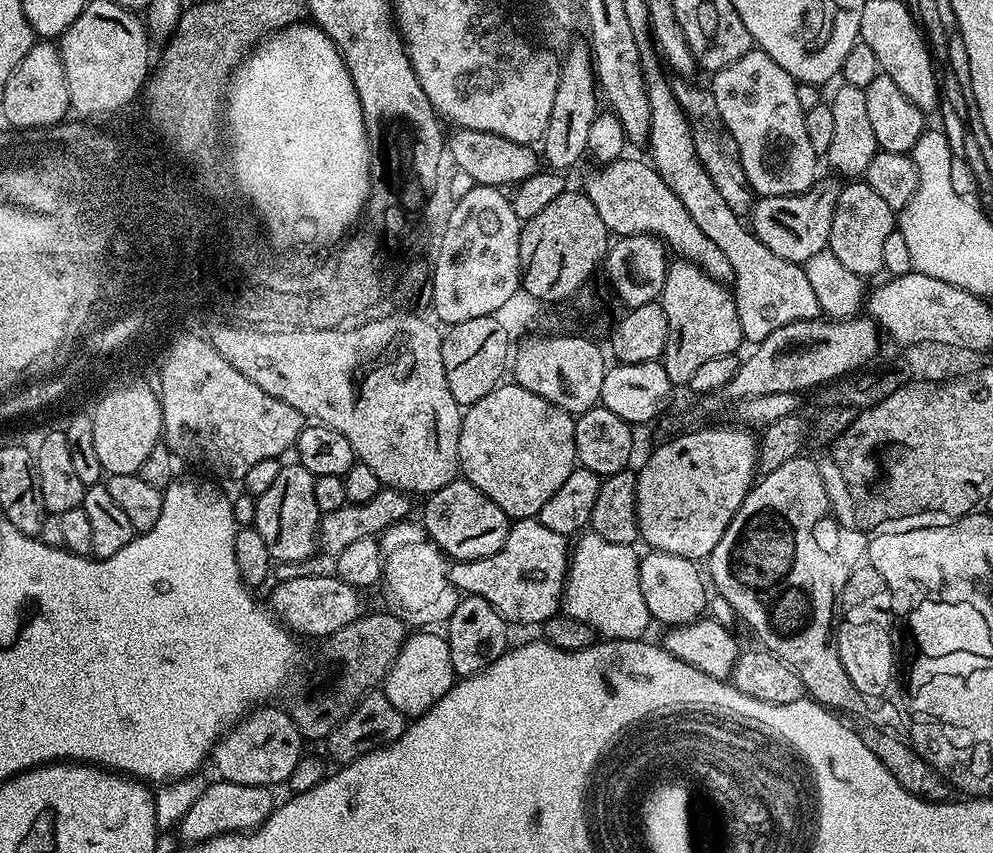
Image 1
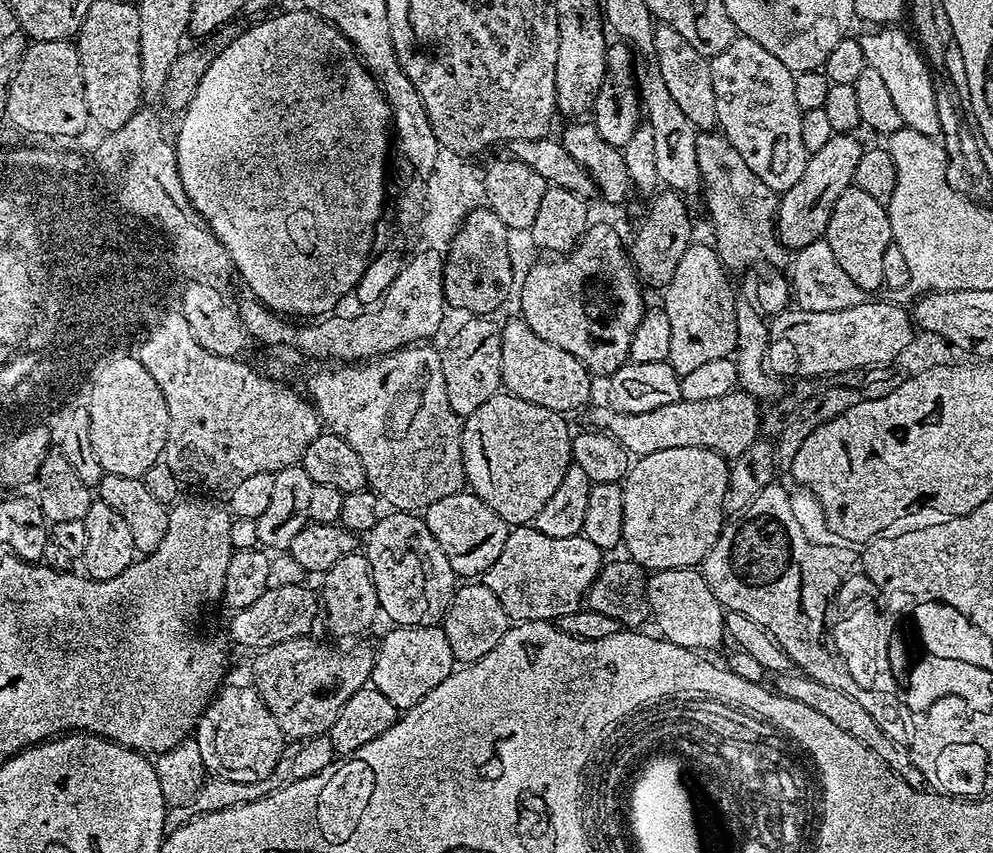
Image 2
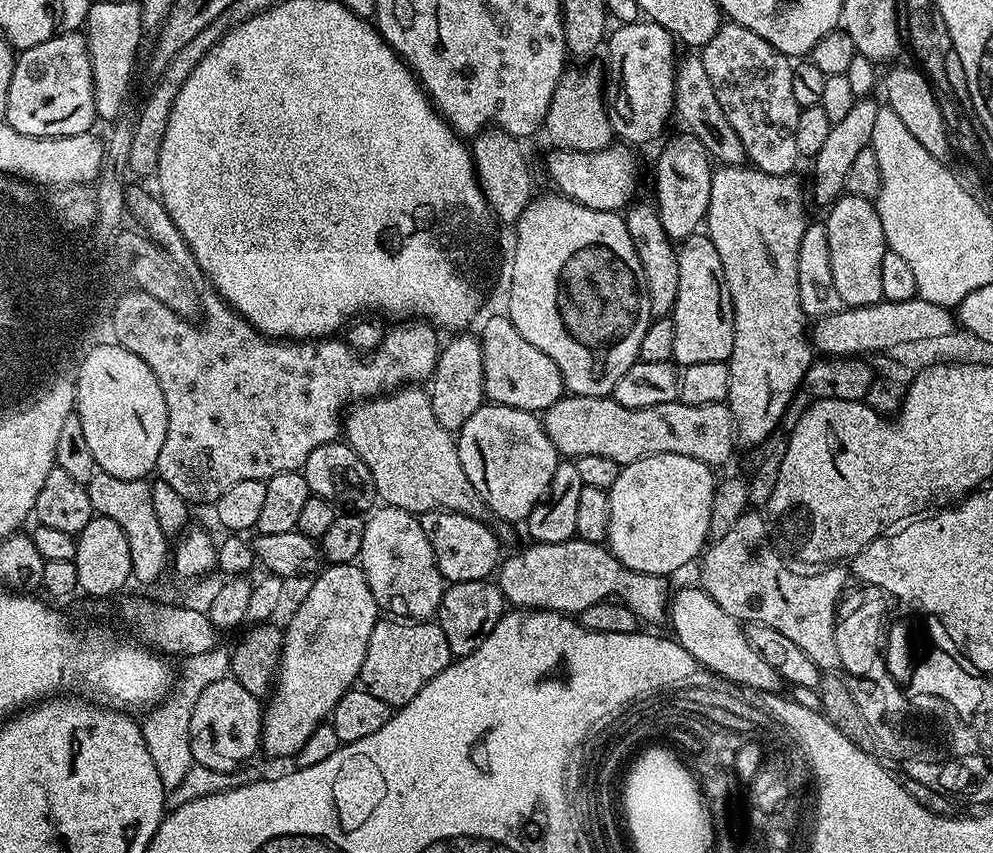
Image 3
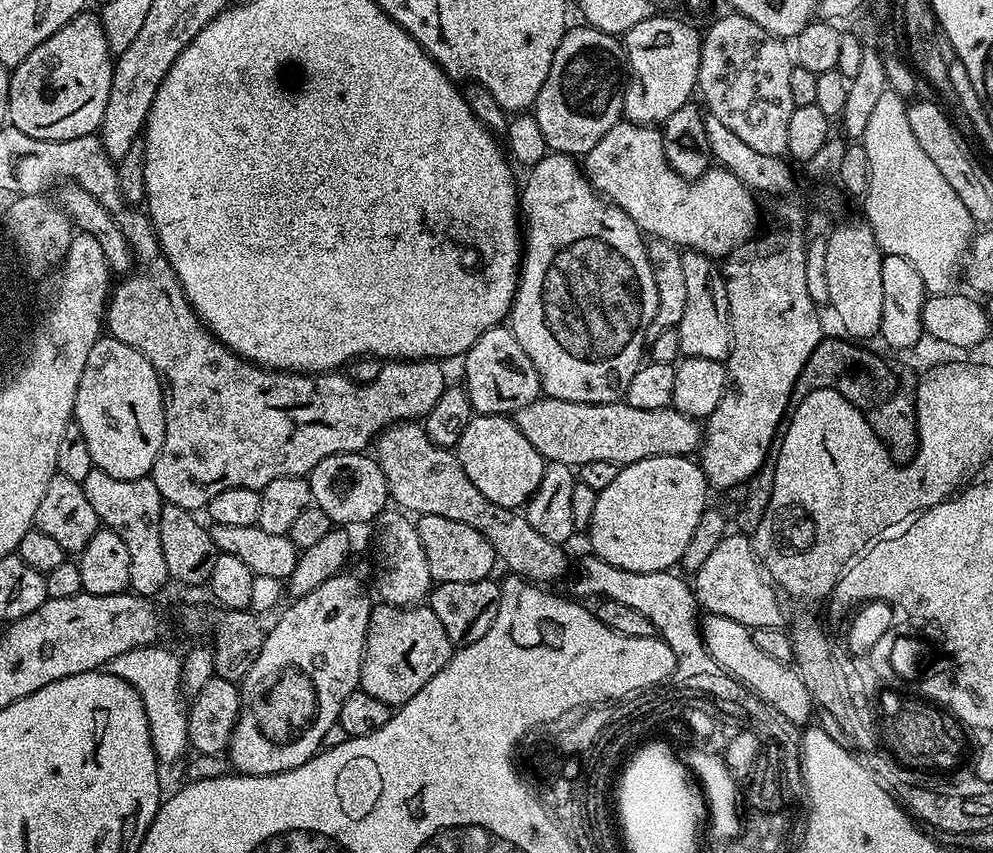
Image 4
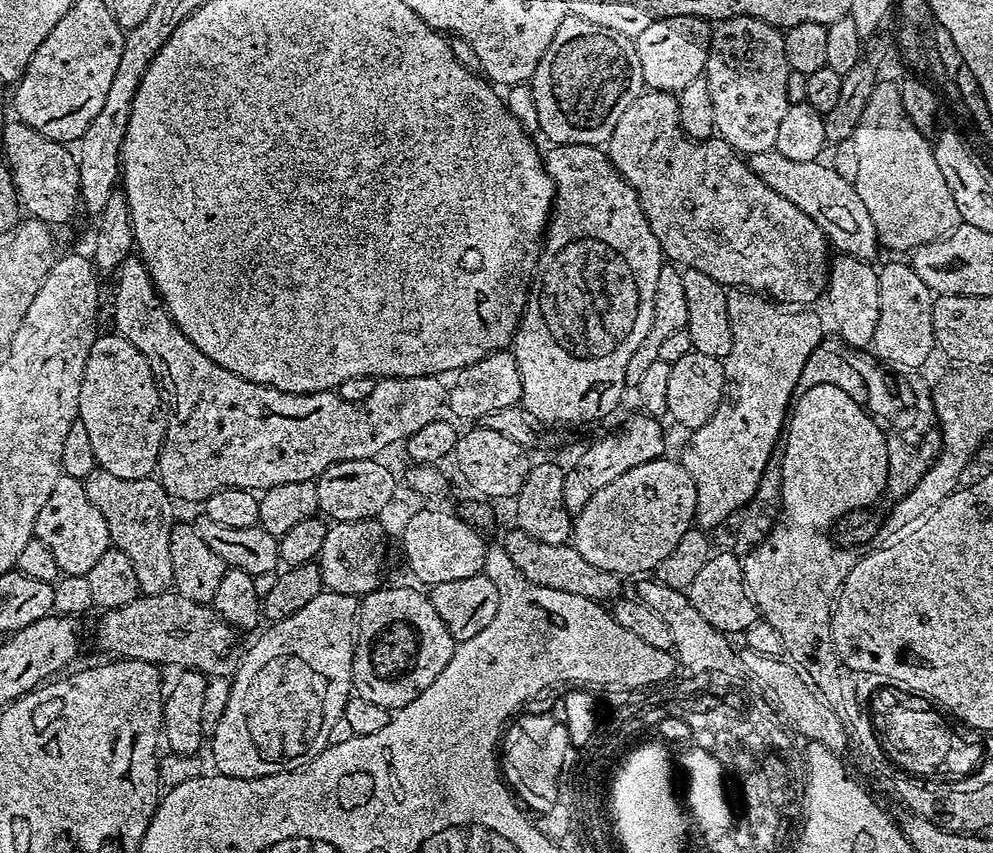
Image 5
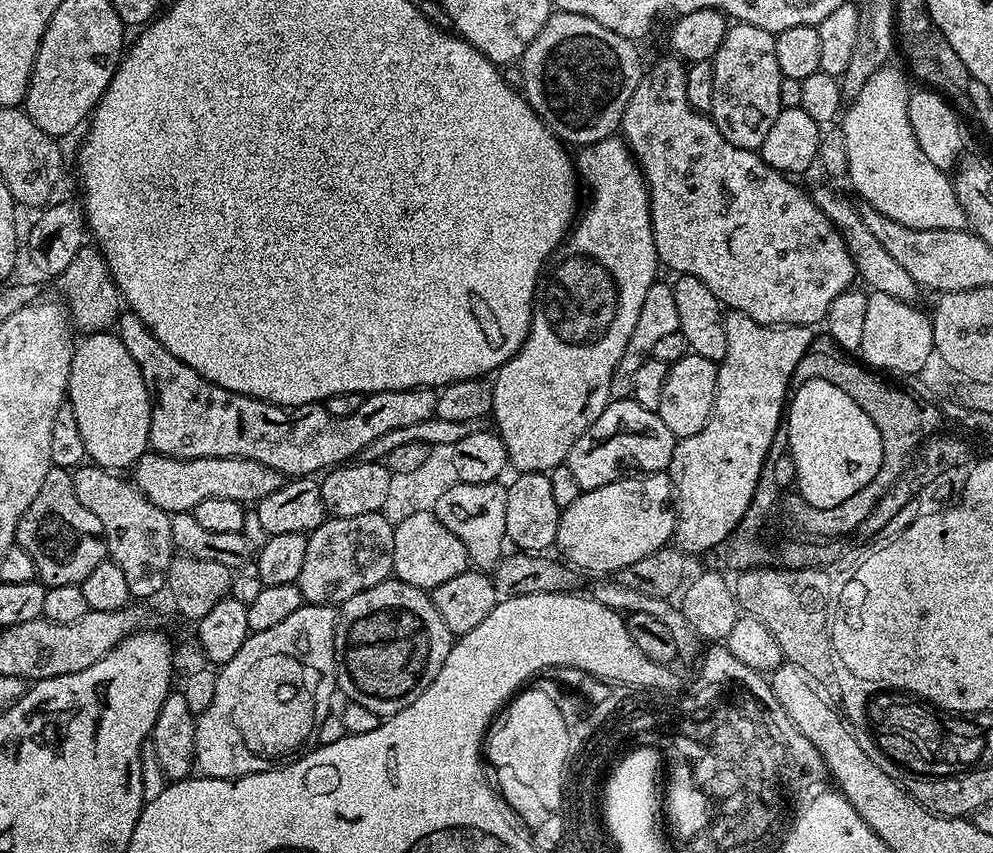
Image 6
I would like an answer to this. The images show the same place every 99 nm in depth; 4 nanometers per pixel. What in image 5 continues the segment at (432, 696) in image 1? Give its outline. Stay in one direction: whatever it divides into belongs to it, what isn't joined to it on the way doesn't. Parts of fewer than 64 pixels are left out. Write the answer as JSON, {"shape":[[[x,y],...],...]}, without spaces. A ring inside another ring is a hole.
{"shape":[[[381,586],[358,604],[352,646],[352,687],[355,695],[395,710],[414,702],[454,654],[458,641],[442,626],[423,591]]]}

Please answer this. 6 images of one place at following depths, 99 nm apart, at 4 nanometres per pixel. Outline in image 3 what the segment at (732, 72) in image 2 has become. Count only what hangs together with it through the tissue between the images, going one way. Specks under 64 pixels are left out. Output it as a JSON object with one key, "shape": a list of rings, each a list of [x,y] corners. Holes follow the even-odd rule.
{"shape":[[[731,22],[721,23],[714,38],[704,44],[699,58],[706,66],[714,94],[718,94],[726,122],[734,126],[734,134],[742,142],[747,163],[775,176],[795,173],[801,155],[794,142],[794,130],[798,130],[801,108],[794,102],[790,83],[793,61],[770,46],[766,38],[758,38],[754,30]]]}

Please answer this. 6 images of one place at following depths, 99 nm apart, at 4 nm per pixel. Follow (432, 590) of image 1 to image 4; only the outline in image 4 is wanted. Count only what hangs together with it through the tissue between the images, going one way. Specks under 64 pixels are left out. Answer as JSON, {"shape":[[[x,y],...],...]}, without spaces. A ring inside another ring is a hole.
{"shape":[[[385,509],[374,522],[380,527],[376,534],[376,590],[385,604],[411,607],[421,603],[431,591],[433,578],[429,574],[425,551],[418,538],[415,523],[401,511]]]}

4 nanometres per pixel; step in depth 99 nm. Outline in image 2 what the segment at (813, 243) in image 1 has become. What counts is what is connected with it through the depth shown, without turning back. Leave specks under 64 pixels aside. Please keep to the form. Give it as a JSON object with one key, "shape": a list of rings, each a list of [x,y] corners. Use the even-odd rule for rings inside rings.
{"shape":[[[837,132],[832,135],[830,142],[826,142],[826,146],[822,146],[822,150],[809,155],[806,170],[802,170],[802,178],[798,178],[798,182],[794,182],[794,186],[790,186],[790,190],[786,190],[779,197],[776,209],[776,231],[785,249],[797,250],[808,246],[827,233],[834,202],[838,202],[838,198],[842,198],[844,191],[853,187],[854,170],[858,167],[858,158],[862,158],[864,153],[865,145],[860,144],[858,137],[859,135],[851,132]]]}

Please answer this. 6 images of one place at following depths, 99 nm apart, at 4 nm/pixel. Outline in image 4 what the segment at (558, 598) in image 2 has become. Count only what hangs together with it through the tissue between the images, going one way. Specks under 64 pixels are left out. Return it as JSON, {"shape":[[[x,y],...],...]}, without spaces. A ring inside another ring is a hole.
{"shape":[[[588,554],[580,564],[580,573],[576,576],[577,597],[596,596],[614,602],[623,602],[633,610],[638,610],[656,627],[659,639],[665,640],[670,650],[680,648],[680,655],[688,652],[696,639],[702,636],[702,620],[698,613],[695,591],[683,580],[683,575],[675,576],[675,571],[667,572],[631,572],[622,570],[618,566],[610,566],[610,562],[600,560],[598,557]]]}

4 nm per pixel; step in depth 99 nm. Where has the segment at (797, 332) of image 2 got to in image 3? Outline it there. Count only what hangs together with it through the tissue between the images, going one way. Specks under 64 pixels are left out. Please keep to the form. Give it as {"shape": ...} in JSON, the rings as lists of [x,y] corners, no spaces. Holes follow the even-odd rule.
{"shape":[[[919,298],[906,302],[884,300],[861,308],[844,306],[838,313],[817,319],[810,328],[810,343],[817,353],[825,357],[859,357],[868,354],[864,352],[884,354],[902,342],[918,342],[918,338],[942,338],[942,334],[950,334],[952,331],[953,309],[934,306],[934,302]]]}

